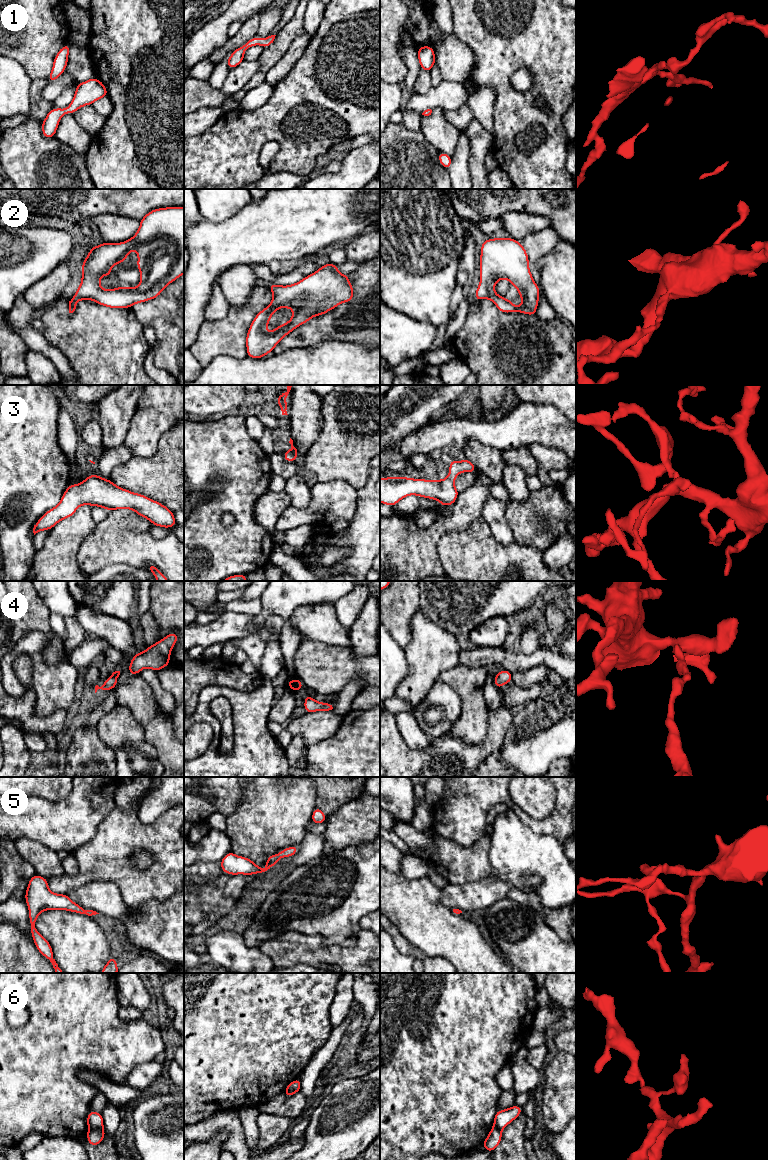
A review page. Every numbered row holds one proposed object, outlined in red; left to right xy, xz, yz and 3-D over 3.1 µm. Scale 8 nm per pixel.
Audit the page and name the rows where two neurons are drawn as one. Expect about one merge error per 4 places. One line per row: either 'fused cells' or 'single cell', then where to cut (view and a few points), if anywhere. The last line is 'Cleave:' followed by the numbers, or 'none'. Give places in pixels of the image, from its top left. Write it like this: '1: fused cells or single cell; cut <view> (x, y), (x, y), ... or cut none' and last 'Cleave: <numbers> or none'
1: single cell; cut none
2: single cell; cut none
3: single cell; cut none
4: single cell; cut none
5: single cell; cut none
6: fused cells; cut xy (102, 1126), (89, 1129)
Cleave: 6

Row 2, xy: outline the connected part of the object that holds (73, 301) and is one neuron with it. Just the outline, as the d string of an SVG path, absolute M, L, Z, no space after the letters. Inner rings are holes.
M166 207L157 208L147 213L141 220L140 226L136 234L129 240L120 243L103 242L99 246L90 247L88 256L82 262L82 281L79 285L76 294L69 301L69 313L73 313L76 309L79 300L93 300L98 305L103 305L108 308L131 308L137 303L146 302L157 298L167 285L178 279L184 274L184 207ZM135 250L138 254L136 267L140 270L140 284L138 287L121 286L104 290L100 286L101 276L111 276L111 268L115 264L120 264L126 261L130 251Z

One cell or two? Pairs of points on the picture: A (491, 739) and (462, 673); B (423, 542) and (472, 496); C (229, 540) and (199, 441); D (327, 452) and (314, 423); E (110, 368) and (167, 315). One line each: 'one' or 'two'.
A: two
B: one
C: one
D: two
E: two

